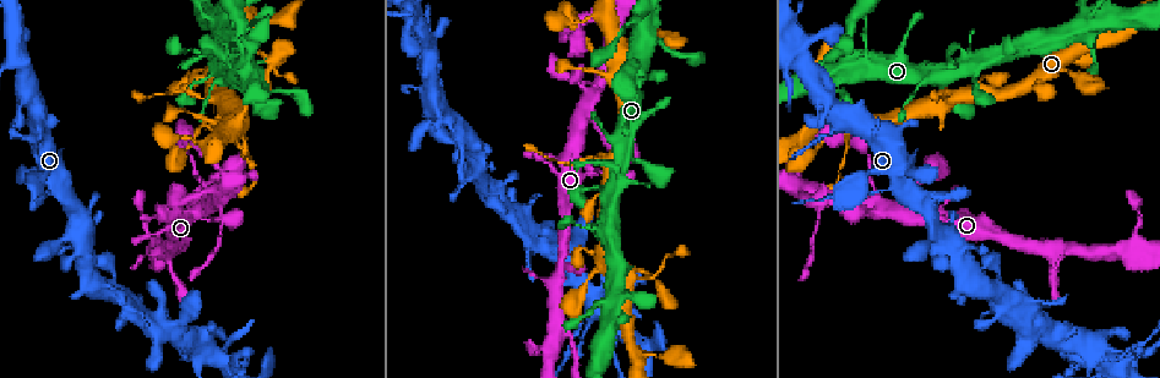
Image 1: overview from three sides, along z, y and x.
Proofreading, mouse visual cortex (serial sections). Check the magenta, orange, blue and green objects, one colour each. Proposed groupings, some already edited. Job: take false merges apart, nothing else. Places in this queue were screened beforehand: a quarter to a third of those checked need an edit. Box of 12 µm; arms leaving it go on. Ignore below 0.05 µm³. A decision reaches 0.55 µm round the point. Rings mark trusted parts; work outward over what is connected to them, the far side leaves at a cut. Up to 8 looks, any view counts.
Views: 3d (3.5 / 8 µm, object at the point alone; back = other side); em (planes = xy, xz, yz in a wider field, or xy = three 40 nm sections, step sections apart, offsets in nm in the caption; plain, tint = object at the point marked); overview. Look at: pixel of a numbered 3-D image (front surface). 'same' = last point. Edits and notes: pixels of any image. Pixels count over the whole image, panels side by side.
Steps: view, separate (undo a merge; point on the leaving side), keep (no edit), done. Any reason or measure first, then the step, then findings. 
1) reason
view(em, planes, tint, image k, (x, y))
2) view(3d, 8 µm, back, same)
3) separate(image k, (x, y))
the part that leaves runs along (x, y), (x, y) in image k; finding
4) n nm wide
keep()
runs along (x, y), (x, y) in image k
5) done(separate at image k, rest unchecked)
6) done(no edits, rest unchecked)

thin arm on a thick one
view(3d, 3.5 µm, image 1, (641, 25))

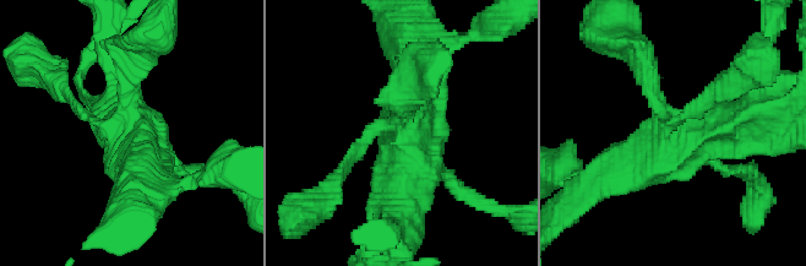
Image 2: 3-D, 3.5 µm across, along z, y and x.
view(em, xy, step 3, tint, image 2, (679, 128))

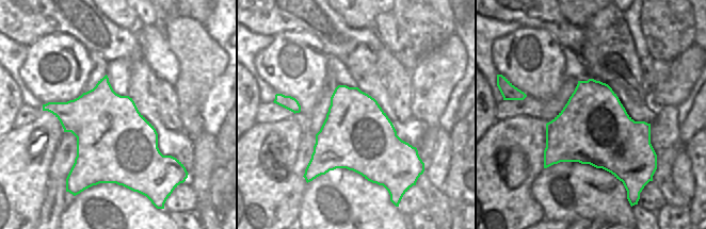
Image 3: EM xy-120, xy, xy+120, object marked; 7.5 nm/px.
keep()
runs along (753, 113), (671, 129), (643, 60) in image 2; continuous, no second cell

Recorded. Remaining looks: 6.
looks like a crossing
view(3d, 3.5 µm, image 1, (969, 66))

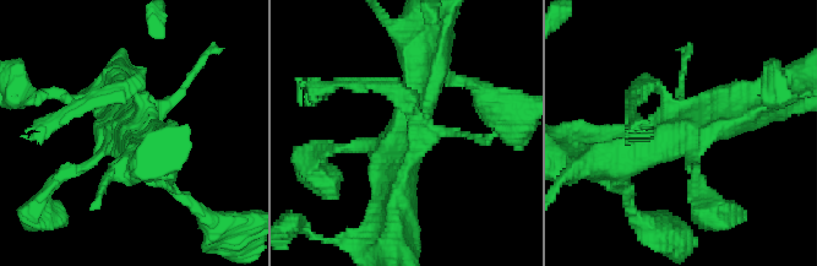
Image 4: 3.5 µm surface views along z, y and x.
view(em, xy, step 5, plain, image 4, (404, 128))

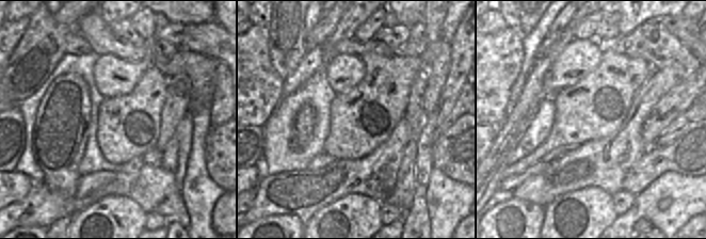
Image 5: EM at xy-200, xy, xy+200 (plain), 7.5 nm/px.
view(em, xy, step 5, tint, same)

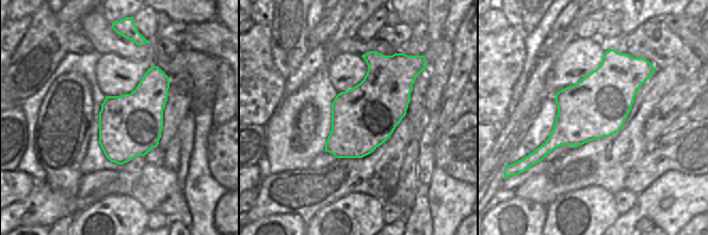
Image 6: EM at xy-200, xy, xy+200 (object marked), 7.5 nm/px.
separate(image 4, (396, 90))
the part that leaves runs along (417, 123), (391, 88), (335, 86) in image 4; a second cell is stuck on

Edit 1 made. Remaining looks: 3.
sudden change in width
view(3d, 3.5 µm, image 1, (1091, 51))

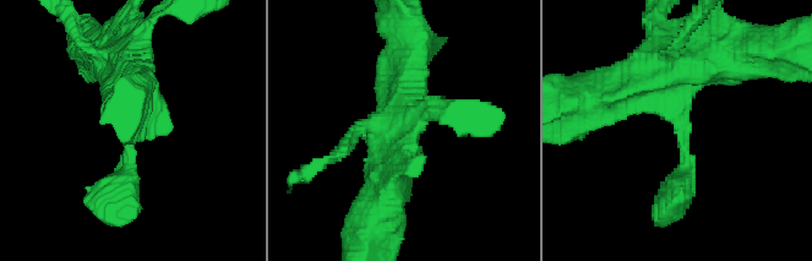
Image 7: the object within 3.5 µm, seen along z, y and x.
arms of 300, 500 nm
view(em, planes, tint, image 7, (683, 129))

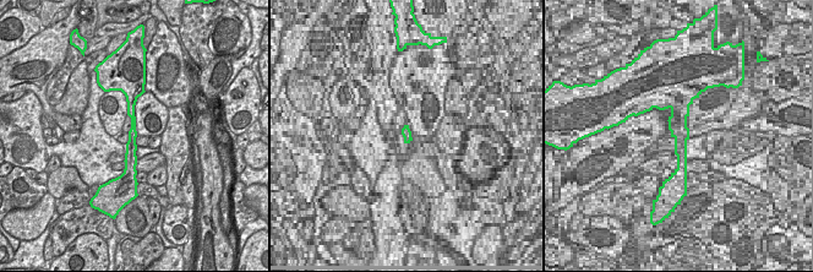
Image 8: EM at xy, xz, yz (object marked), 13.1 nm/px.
160 nm wide
keep()
runs along (129, 96), (132, 117), (132, 174) in image 8; all the same cell

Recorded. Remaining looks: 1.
done(separate at image 4, rest unchecked)

